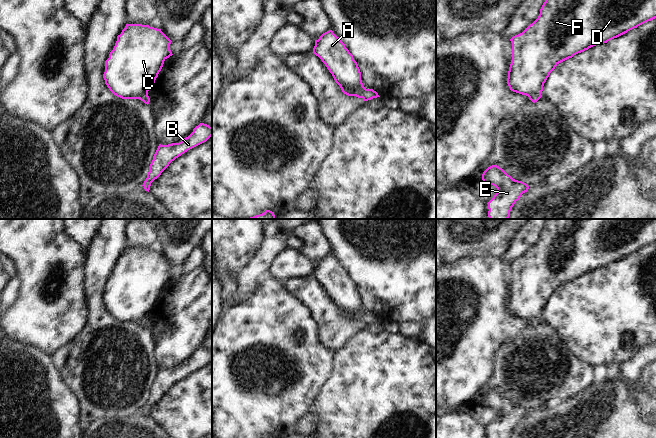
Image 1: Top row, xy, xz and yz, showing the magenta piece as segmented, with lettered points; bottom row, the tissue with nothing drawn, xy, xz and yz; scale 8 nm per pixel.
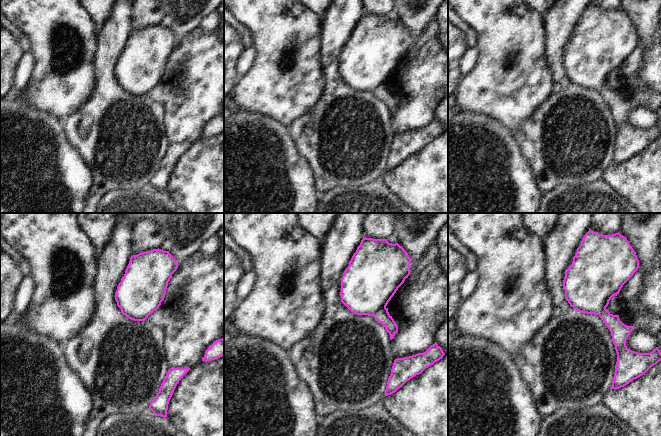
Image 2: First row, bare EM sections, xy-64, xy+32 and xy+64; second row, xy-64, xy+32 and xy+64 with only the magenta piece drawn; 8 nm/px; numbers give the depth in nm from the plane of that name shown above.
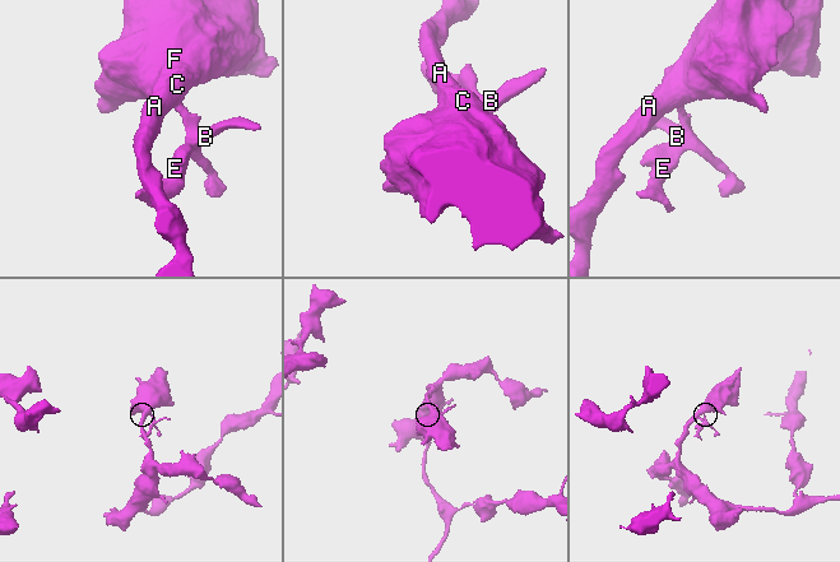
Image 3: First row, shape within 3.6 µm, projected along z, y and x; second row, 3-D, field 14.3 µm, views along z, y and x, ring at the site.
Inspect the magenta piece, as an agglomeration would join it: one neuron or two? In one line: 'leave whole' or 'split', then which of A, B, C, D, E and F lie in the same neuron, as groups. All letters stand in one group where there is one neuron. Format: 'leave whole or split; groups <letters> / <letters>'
split; groups A C D F / B E

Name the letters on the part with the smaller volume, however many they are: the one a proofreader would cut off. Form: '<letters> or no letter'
B, E

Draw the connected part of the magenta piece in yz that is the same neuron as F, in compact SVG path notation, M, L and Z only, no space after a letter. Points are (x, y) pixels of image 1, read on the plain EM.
M548 219L538 242L522 257L513 260L512 284L507 308L511 315L526 319L541 318L555 291L574 279L602 269L656 242L656 219Z

